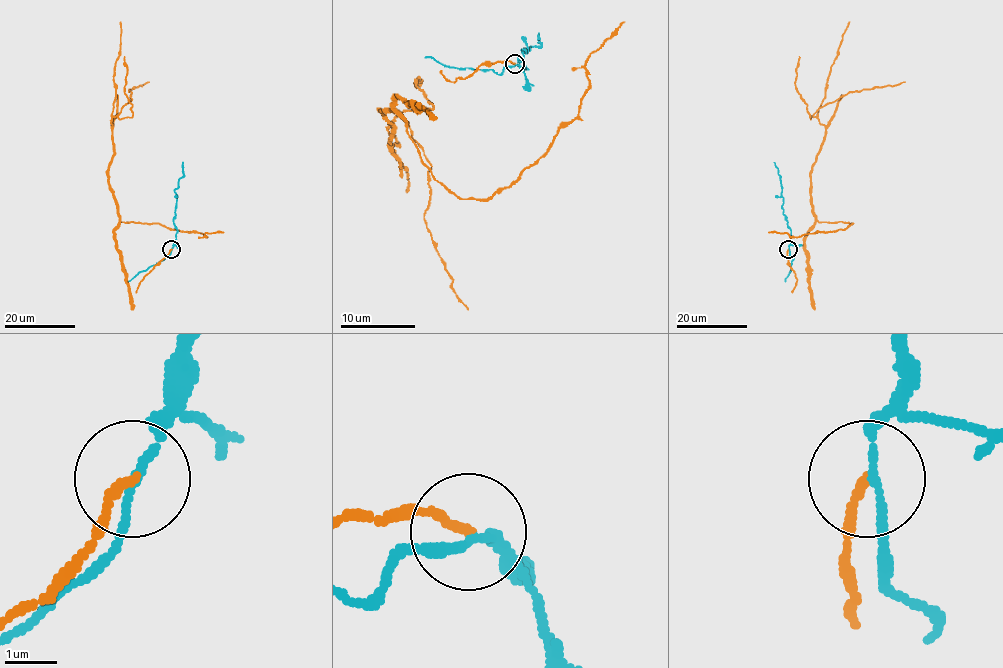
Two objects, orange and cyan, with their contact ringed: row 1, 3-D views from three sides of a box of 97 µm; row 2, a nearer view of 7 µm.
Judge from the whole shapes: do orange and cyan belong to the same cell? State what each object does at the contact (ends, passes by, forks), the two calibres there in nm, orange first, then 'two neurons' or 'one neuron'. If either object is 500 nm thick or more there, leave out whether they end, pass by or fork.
orange ends there; cyan passes by; 170 nm thick on the orange side, 130 nm on the other; two neurons

